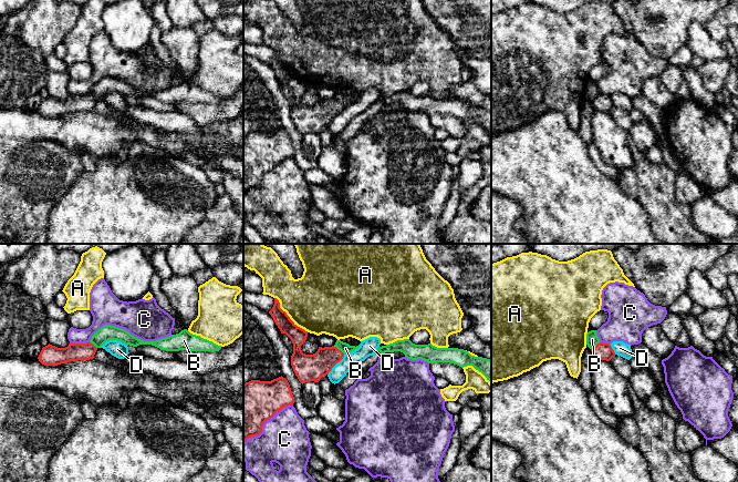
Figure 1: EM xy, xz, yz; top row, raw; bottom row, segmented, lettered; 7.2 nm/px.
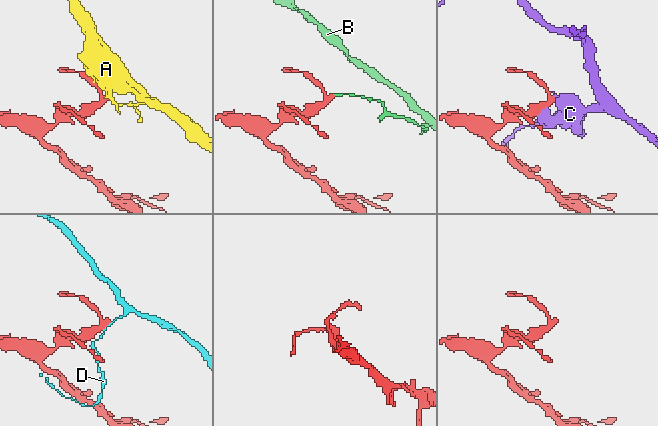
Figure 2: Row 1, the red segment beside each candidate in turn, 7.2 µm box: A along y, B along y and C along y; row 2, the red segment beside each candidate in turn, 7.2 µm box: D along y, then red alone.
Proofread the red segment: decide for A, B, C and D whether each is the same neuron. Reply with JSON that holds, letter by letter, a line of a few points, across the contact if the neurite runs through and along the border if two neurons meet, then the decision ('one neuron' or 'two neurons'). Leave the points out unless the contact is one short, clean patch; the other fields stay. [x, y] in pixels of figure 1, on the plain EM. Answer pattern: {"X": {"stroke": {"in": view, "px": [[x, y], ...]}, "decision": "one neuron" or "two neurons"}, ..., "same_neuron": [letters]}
{"A": {"decision": "two neurons"}, "B": {"stroke": {"in": "xz", "px": [[333, 98], [344, 105]]}, "decision": "two neurons"}, "C": {"decision": "two neurons"}, "D": {"stroke": {"in": "xz", "px": [[344, 106], [328, 126]]}, "decision": "two neurons"}, "same_neuron": []}

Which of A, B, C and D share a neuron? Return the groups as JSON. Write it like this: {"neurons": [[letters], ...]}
{"neurons": [["A"], ["B"], ["C"], ["D"]]}

